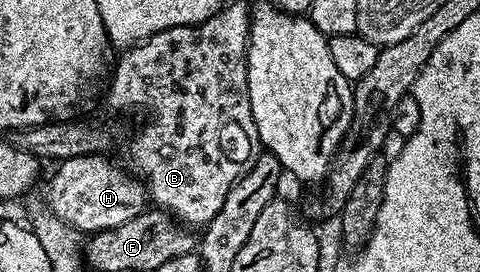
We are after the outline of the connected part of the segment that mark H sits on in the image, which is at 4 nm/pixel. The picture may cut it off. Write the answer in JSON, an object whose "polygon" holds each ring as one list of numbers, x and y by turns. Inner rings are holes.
{"polygon":[[95,154,60,162,47,187,46,210,80,233,113,229,148,210,146,186,134,174,126,170,123,172,117,164,107,159,106,154]]}

